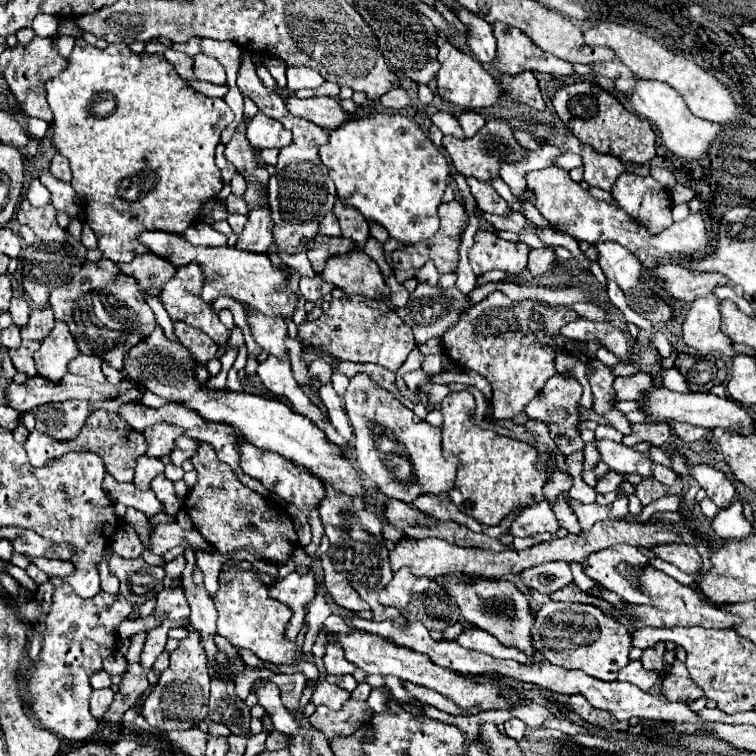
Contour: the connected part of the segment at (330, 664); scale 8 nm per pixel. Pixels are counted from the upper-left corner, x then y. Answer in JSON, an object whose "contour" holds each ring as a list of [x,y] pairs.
{"contour":[[[328,642],[326,652],[324,652],[324,656],[322,656],[322,662],[324,662],[326,674],[344,676],[344,674],[354,674],[354,672],[356,672],[356,664],[352,664],[352,662],[346,660],[344,650],[342,650],[340,644],[336,644],[336,642]]]}

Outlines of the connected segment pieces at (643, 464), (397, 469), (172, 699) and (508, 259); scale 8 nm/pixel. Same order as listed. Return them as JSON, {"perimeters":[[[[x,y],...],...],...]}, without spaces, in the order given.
{"perimeters":[[[[596,440],[596,448],[600,450],[602,462],[606,462],[612,470],[622,474],[640,474],[644,480],[654,478],[652,476],[652,458],[648,452],[636,452],[634,448],[628,448],[624,444],[612,442],[612,440]]],[[[358,372],[350,378],[350,386],[344,394],[346,414],[354,430],[354,450],[356,450],[356,464],[360,472],[370,478],[388,498],[398,498],[410,502],[420,494],[442,494],[454,486],[456,480],[456,464],[450,464],[442,456],[442,428],[428,424],[426,420],[414,420],[414,412],[406,408],[402,402],[394,398],[392,392],[384,390],[378,382],[374,382],[368,374]]],[[[186,624],[184,628],[190,632],[190,636],[186,640],[180,640],[180,646],[170,654],[170,666],[162,672],[160,680],[142,704],[142,716],[152,728],[158,728],[162,732],[196,728],[208,716],[210,674],[206,656],[200,648],[200,636],[196,636],[196,630],[190,624]]],[[[476,232],[474,246],[470,248],[470,264],[476,276],[488,270],[504,270],[520,274],[526,268],[530,248],[522,242],[490,240],[490,232]]]]}

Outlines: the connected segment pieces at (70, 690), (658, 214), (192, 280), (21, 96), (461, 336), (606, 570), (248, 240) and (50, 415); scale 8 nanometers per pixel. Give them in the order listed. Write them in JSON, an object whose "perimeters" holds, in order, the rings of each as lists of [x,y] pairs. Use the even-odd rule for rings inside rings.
{"perimeters":[[[[64,584],[54,590],[50,610],[44,618],[46,630],[38,660],[28,670],[28,706],[38,726],[68,738],[72,742],[86,742],[98,728],[100,720],[90,714],[90,676],[102,670],[104,650],[114,650],[116,638],[112,636],[116,624],[120,624],[132,612],[132,604],[124,596],[108,594],[100,590],[92,598],[80,598]]],[[[630,172],[622,174],[622,176],[616,180],[614,188],[612,188],[612,198],[614,198],[614,202],[616,202],[632,220],[636,220],[638,224],[646,226],[646,230],[648,230],[652,236],[660,234],[662,230],[666,230],[666,228],[670,228],[670,226],[674,224],[672,212],[670,212],[670,210],[672,210],[670,192],[668,192],[658,180],[654,180],[652,176],[642,178],[642,176],[630,174]]],[[[192,262],[192,264],[186,264],[186,266],[180,266],[176,268],[176,274],[164,282],[162,286],[162,294],[160,294],[160,300],[166,308],[166,312],[170,314],[172,322],[186,322],[188,326],[194,326],[202,332],[206,332],[218,346],[226,346],[228,342],[228,336],[230,336],[230,330],[220,322],[218,318],[218,312],[214,310],[214,306],[210,302],[204,302],[202,296],[200,296],[200,290],[204,286],[204,272],[202,268]]],[[[34,38],[28,46],[18,44],[16,48],[6,48],[4,50],[4,74],[8,78],[8,84],[14,82],[14,96],[23,105],[24,110],[29,116],[36,116],[46,122],[50,122],[53,118],[48,100],[46,100],[46,80],[52,80],[60,74],[60,70],[64,70],[66,58],[60,56],[56,52],[56,48],[52,48],[52,40],[50,38]]],[[[496,290],[476,306],[466,310],[464,316],[460,316],[458,324],[442,336],[444,352],[454,364],[474,370],[490,382],[494,394],[492,406],[496,420],[512,420],[516,414],[524,410],[524,404],[528,404],[528,400],[532,400],[538,394],[538,390],[552,376],[558,374],[554,366],[558,350],[550,344],[542,344],[530,328],[536,310],[540,330],[546,336],[560,336],[562,326],[582,318],[570,306],[536,306],[532,300],[514,302],[504,292]]],[[[632,546],[606,548],[606,550],[600,550],[598,554],[590,556],[588,560],[584,560],[584,564],[588,566],[584,570],[586,576],[590,576],[596,582],[604,584],[608,590],[614,590],[628,604],[650,604],[650,596],[642,588],[632,584],[618,570],[620,564],[626,564],[632,570],[642,570],[650,564],[648,558],[638,548],[632,548]]],[[[264,192],[260,196],[260,206],[248,212],[248,222],[238,238],[240,248],[248,252],[266,252],[274,244],[272,228],[272,210],[268,204],[268,194]]],[[[68,400],[56,404],[42,404],[34,410],[36,430],[56,440],[72,440],[80,434],[90,408],[84,400]]]]}

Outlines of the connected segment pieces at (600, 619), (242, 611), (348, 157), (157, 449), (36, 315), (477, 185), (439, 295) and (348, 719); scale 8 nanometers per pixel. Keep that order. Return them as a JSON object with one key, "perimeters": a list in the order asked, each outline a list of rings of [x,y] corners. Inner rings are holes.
{"perimeters":[[[[550,600],[534,616],[534,646],[542,654],[542,658],[550,660],[556,666],[578,668],[588,672],[590,676],[612,682],[616,680],[618,670],[630,662],[628,652],[632,648],[632,636],[628,634],[626,626],[622,626],[618,620],[604,614],[592,604]]],[[[240,570],[228,586],[220,586],[214,604],[218,610],[218,634],[234,646],[248,648],[258,658],[274,664],[292,664],[296,660],[298,646],[284,634],[286,624],[292,618],[292,608],[270,598],[268,588],[250,570]]],[[[364,114],[344,124],[344,128],[336,128],[330,132],[328,144],[320,148],[320,160],[328,168],[328,174],[336,184],[338,198],[344,206],[352,206],[368,222],[384,226],[388,234],[402,244],[432,240],[438,230],[436,210],[442,204],[446,186],[450,182],[450,164],[446,154],[432,144],[432,140],[418,128],[416,122],[408,120],[402,114]]],[[[164,422],[164,424],[154,424],[154,426],[146,428],[142,434],[148,444],[146,456],[162,458],[162,456],[170,456],[170,452],[174,450],[174,442],[176,442],[176,438],[180,438],[184,434],[184,428]]],[[[50,306],[34,308],[30,314],[30,322],[26,328],[22,328],[22,338],[26,340],[42,340],[50,332],[50,326],[54,322],[54,314]]],[[[468,178],[470,190],[476,198],[476,204],[484,210],[498,216],[506,216],[510,212],[507,202],[490,186],[484,182],[478,182],[476,178]]],[[[418,284],[398,316],[412,328],[416,346],[420,346],[430,338],[440,338],[446,328],[458,320],[460,310],[468,308],[466,300],[468,296],[458,288],[442,290],[440,286]]],[[[348,700],[348,704],[344,704],[342,710],[334,712],[326,706],[318,706],[314,710],[314,714],[310,716],[312,724],[316,728],[320,728],[330,740],[334,736],[350,736],[358,730],[362,718],[362,710],[366,710],[364,702],[356,702],[356,700]]]]}

